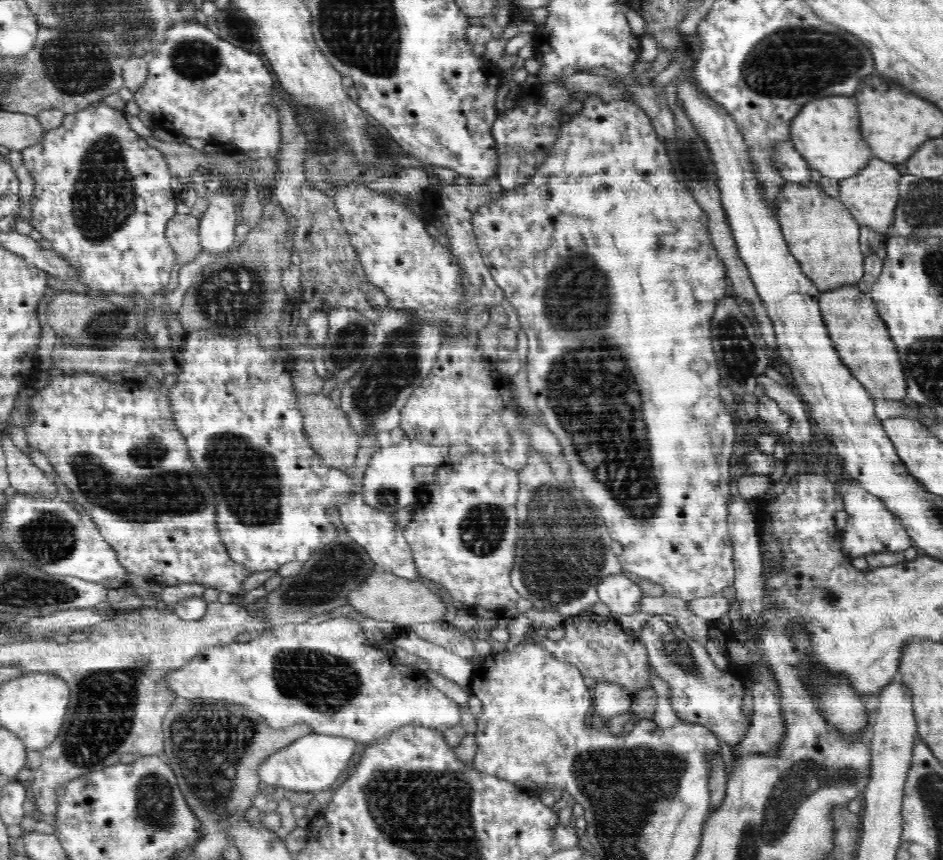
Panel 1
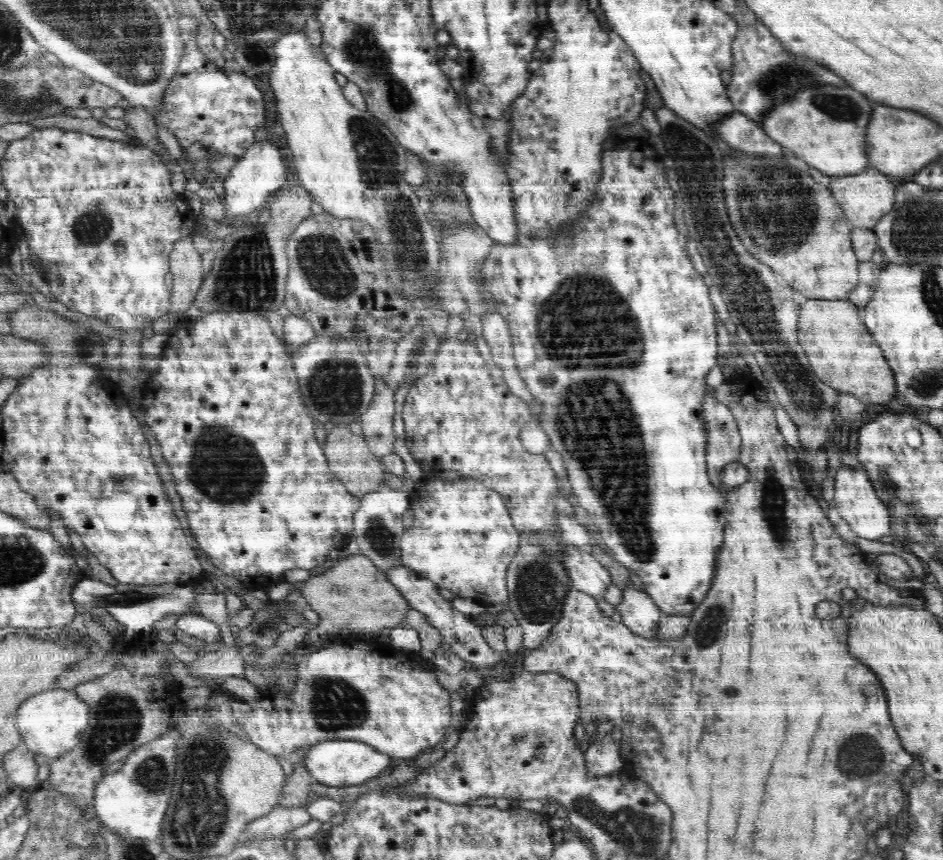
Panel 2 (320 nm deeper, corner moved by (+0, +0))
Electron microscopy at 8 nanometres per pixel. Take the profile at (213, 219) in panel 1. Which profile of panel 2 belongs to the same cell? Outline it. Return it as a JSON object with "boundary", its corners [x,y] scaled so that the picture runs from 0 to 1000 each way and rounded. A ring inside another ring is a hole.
{"boundary":[[[285,163],[271,164],[262,172],[238,209],[239,235],[235,237],[241,252],[259,253],[276,240],[283,238],[291,224],[302,217],[304,200],[301,191],[295,171]]]}

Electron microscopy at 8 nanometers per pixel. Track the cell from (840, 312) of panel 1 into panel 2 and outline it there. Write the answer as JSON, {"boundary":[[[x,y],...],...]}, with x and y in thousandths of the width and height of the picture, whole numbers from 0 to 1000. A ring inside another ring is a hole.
{"boundary":[[[857,348],[848,357],[845,392],[848,402],[853,405],[857,419],[859,419],[863,435],[874,447],[887,451],[889,456],[903,458],[918,470],[947,469],[952,462],[951,449],[948,449],[948,437],[946,437],[937,414],[935,414],[935,407],[927,400],[927,391],[910,372],[910,360],[899,348]]]}

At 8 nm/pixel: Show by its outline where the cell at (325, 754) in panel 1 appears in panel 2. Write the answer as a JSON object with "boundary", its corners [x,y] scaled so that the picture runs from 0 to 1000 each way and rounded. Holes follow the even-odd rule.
{"boundary":[[[351,860],[329,866],[328,872],[321,876],[320,884],[322,892],[334,908],[353,915],[363,915],[384,912],[405,900],[411,893],[414,881],[414,878],[399,872],[394,866],[379,860]]]}

